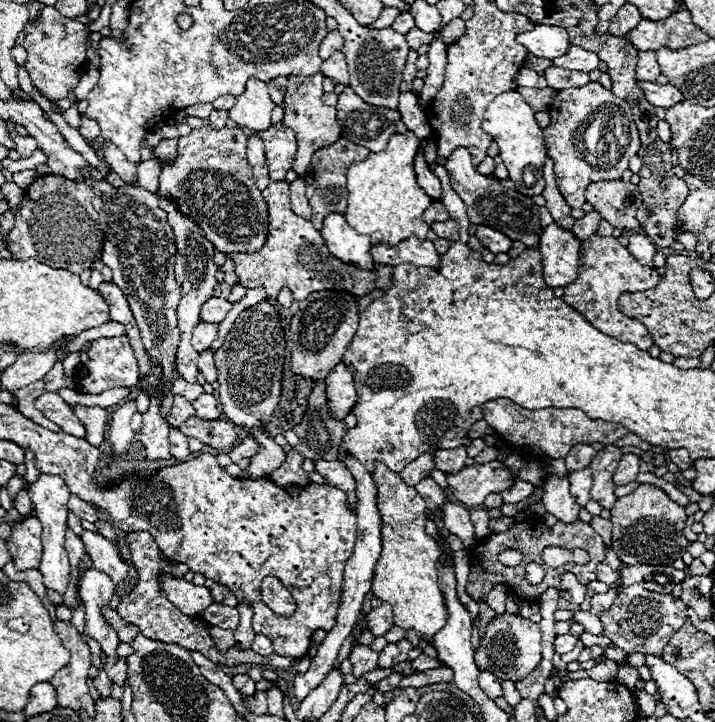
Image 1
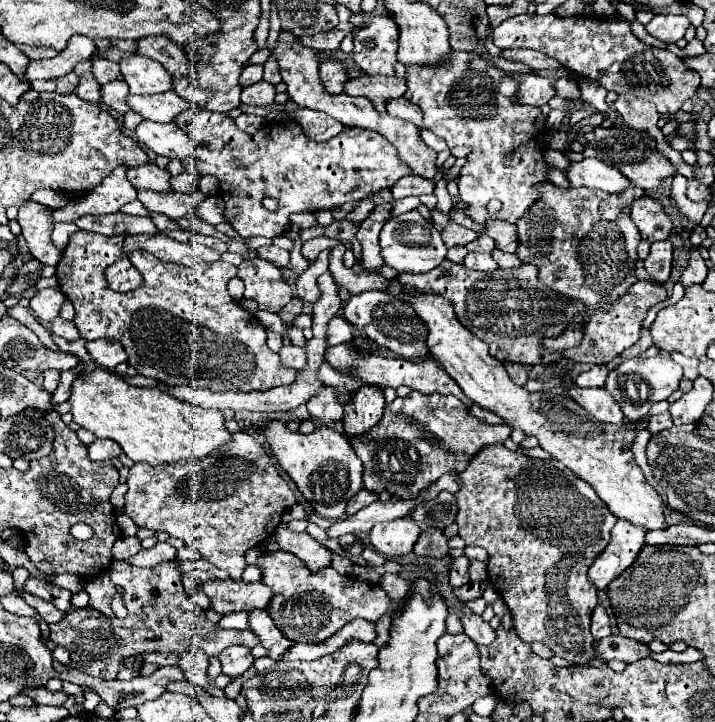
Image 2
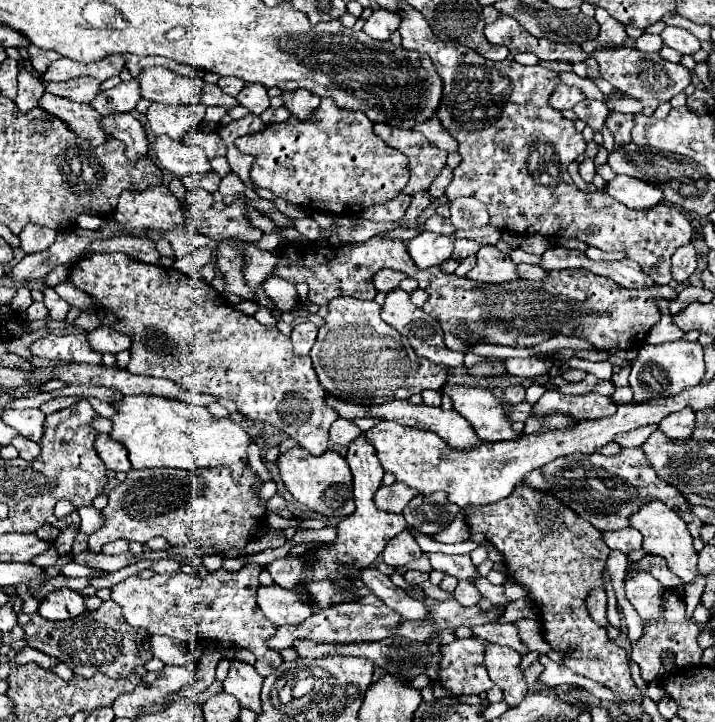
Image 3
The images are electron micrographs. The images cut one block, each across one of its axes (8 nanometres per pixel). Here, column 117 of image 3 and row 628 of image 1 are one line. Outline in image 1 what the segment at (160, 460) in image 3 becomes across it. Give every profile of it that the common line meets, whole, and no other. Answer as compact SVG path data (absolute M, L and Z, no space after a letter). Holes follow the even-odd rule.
M376 462L372 480L378 496L378 510L382 518L382 556L374 568L372 592L376 598L390 602L394 608L394 624L398 628L414 628L424 634L432 644L434 634L446 624L446 606L438 588L436 560L440 548L434 538L424 532L426 502L416 488L404 484L400 474L388 470L382 462Z

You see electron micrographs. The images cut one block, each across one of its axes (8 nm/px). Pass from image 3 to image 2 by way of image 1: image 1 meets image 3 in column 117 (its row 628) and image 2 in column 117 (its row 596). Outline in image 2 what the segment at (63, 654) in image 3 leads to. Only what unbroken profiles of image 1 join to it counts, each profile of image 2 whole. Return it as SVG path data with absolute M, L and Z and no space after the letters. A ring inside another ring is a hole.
M112 562L108 574L112 576L114 584L122 586L124 604L128 608L126 618L114 618L116 628L100 630L100 616L86 616L86 608L66 612L60 622L50 624L50 640L68 650L72 664L88 676L112 680L122 670L122 662L128 656L146 652L178 654L194 648L206 652L208 656L218 656L218 652L226 646L240 644L254 648L260 644L252 630L224 630L218 624L212 624L204 616L204 610L196 606L184 592L182 572L172 562L164 562L154 568L136 568L126 562Z

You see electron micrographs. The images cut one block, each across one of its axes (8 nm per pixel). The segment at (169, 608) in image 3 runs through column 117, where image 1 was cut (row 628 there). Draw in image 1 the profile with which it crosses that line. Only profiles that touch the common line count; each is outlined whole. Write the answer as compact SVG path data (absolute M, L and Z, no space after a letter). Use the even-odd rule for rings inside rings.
M574 612L574 622L580 622L584 626L586 632L594 634L594 636L602 636L604 634L604 628L602 628L602 622L598 616L594 616L592 612Z

